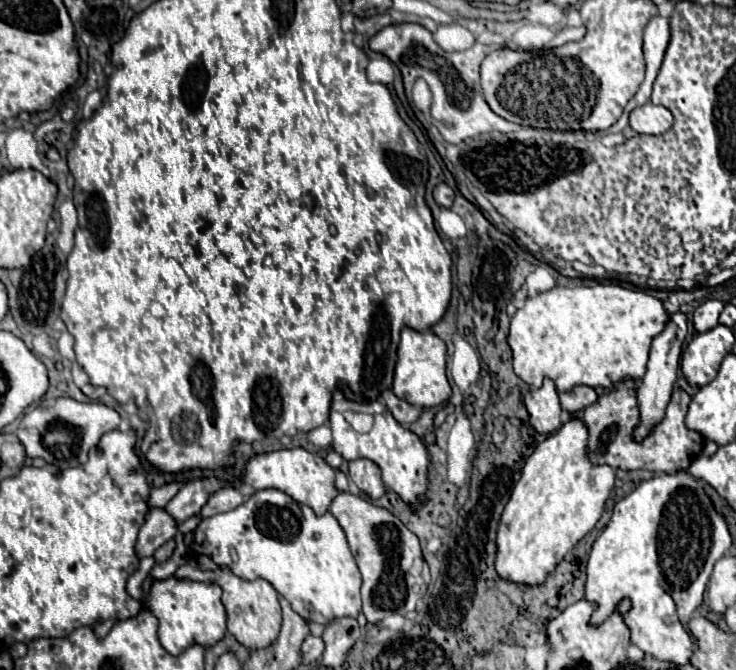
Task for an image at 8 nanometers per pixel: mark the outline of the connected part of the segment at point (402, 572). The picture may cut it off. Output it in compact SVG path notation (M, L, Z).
M340 493L332 501L330 513L344 529L350 551L362 573L362 613L366 615L368 623L382 621L390 611L400 615L414 611L416 601L426 593L426 579L430 583L428 565L422 557L418 537L408 531L408 527L390 511L352 493Z

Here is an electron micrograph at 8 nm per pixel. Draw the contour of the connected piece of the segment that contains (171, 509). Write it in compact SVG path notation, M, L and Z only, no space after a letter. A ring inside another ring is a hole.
M218 479L190 481L170 499L170 503L164 507L164 511L180 525L186 519L190 519L192 515L196 515L196 511L200 511L200 507L206 503L208 495L212 491L218 491L220 487L224 487L224 483Z

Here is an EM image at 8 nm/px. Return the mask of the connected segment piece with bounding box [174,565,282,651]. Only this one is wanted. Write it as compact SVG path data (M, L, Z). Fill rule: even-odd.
M180 565L174 571L176 579L188 579L188 581L216 581L222 587L222 603L228 611L228 633L236 637L236 641L240 645L244 645L250 651L258 651L258 649L266 649L270 647L278 633L280 633L280 623L282 623L282 615L280 615L280 605L278 605L278 595L276 589L264 581L264 579L256 579L256 581L244 581L236 575L232 575L232 571L228 571L226 567L220 567L216 571L200 571L196 567L190 565Z

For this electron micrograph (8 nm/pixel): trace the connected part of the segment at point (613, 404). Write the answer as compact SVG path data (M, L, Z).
M624 381L608 395L602 395L592 407L584 409L582 421L588 429L588 459L592 465L610 465L614 469L648 469L652 473L676 473L686 469L692 459L698 457L704 445L704 437L696 431L684 427L684 415L688 411L690 397L676 389L668 403L664 421L654 427L652 435L644 439L644 443L636 443L632 439L632 427L636 427L638 407L636 407L636 383Z

